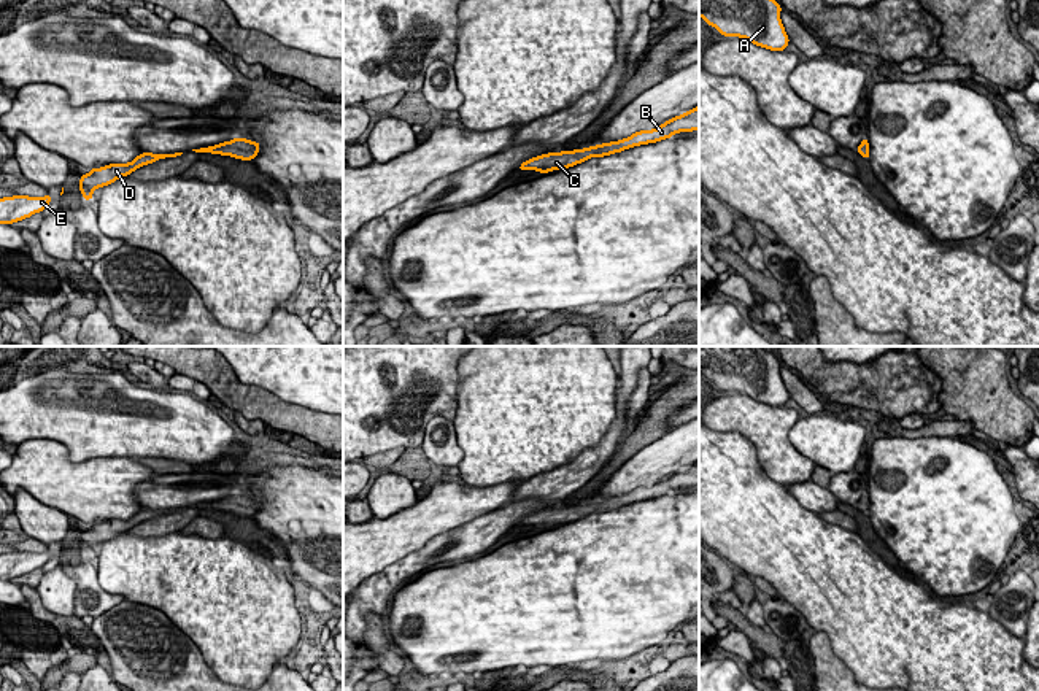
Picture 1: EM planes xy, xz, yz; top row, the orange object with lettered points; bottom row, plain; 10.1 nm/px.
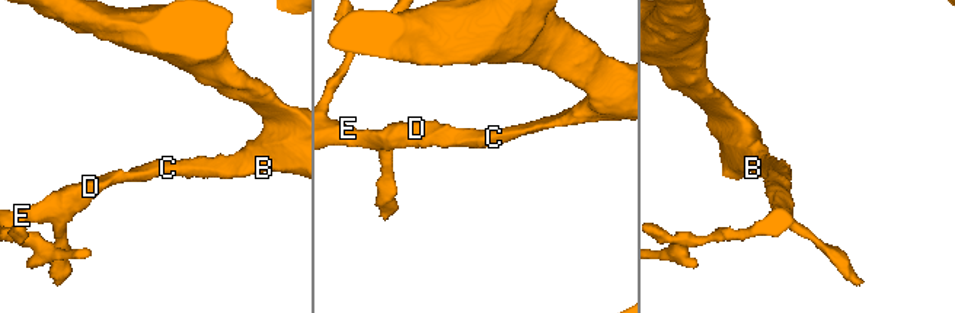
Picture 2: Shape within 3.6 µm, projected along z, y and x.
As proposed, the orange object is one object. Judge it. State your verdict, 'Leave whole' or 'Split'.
Leave whole

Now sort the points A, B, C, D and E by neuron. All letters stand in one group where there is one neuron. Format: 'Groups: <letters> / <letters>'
Groups: A B C D E

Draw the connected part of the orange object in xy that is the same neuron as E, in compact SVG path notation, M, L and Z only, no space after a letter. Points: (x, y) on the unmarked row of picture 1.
M13 551L0 554L0 580L13 580L43 567L51 559L51 551Z

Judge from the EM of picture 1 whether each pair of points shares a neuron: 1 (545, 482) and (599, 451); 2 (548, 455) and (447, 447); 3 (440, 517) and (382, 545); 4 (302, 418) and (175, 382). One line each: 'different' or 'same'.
1: same
2: different
3: same
4: different

